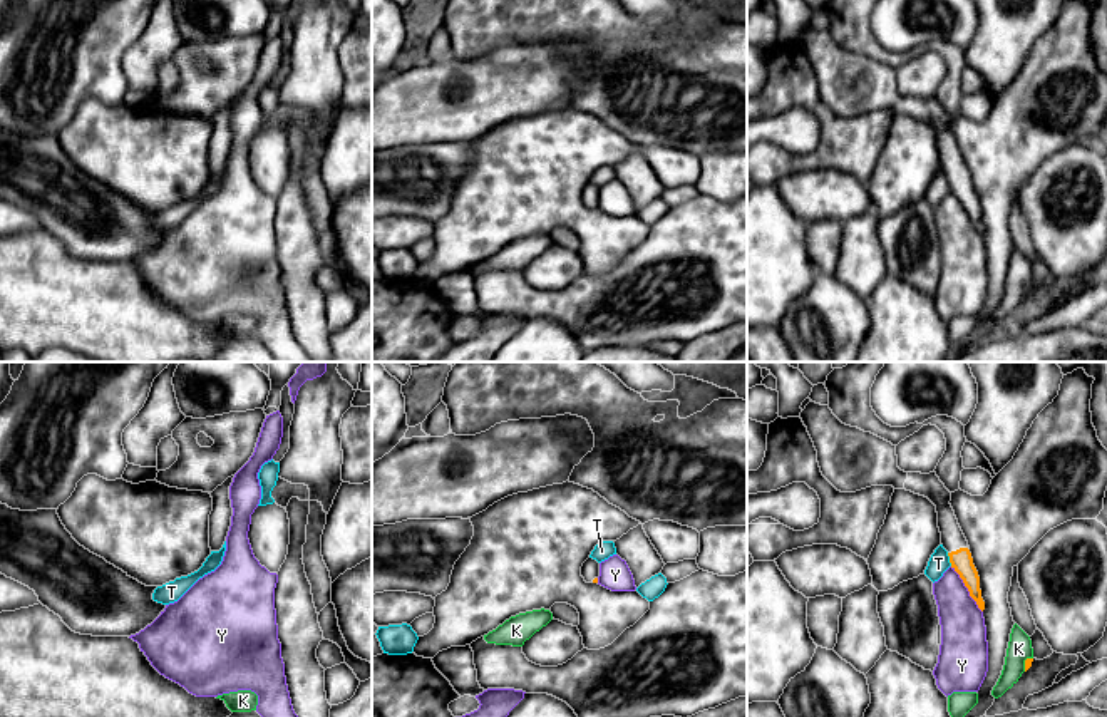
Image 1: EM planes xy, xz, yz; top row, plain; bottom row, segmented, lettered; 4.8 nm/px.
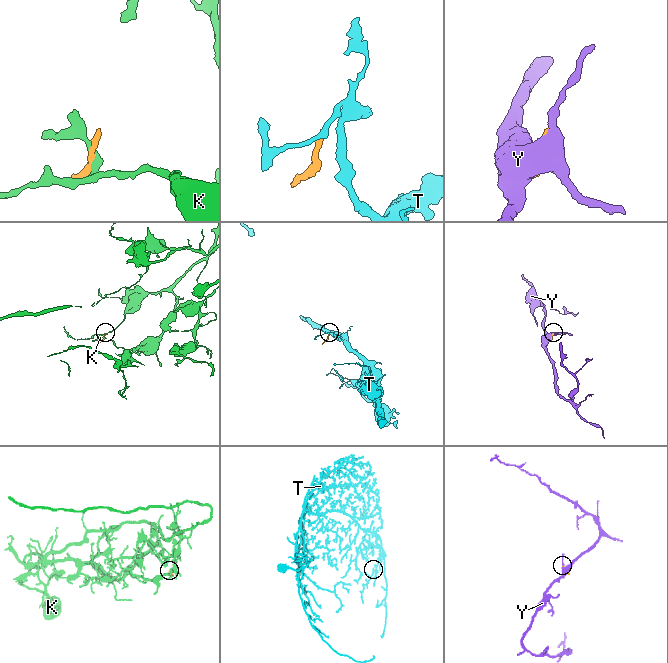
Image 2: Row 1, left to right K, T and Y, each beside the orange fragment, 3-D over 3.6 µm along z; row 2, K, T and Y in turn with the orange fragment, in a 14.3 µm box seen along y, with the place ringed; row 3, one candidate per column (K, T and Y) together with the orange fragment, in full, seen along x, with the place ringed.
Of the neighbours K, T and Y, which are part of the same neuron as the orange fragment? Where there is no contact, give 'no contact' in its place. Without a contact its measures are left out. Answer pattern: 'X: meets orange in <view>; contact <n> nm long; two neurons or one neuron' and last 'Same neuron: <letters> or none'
K: meets orange in yz; contact 80 nm long; two neurons
T: meets orange in yz; contact 70 nm long; two neurons
Y: meets orange in yz; contact 280 nm long; two neurons
Same neuron: none

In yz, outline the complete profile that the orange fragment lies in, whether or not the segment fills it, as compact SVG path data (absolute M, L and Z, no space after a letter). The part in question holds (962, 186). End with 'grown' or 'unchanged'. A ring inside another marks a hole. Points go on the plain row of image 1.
M811 25L801 37L801 44L817 75L822 101L837 116L856 117L871 111L893 111L924 121L936 131L941 169L948 176L951 193L983 236L980 201L968 166L950 129L951 117L936 97L901 95L896 70L871 57L842 49L829 30Z; grown

